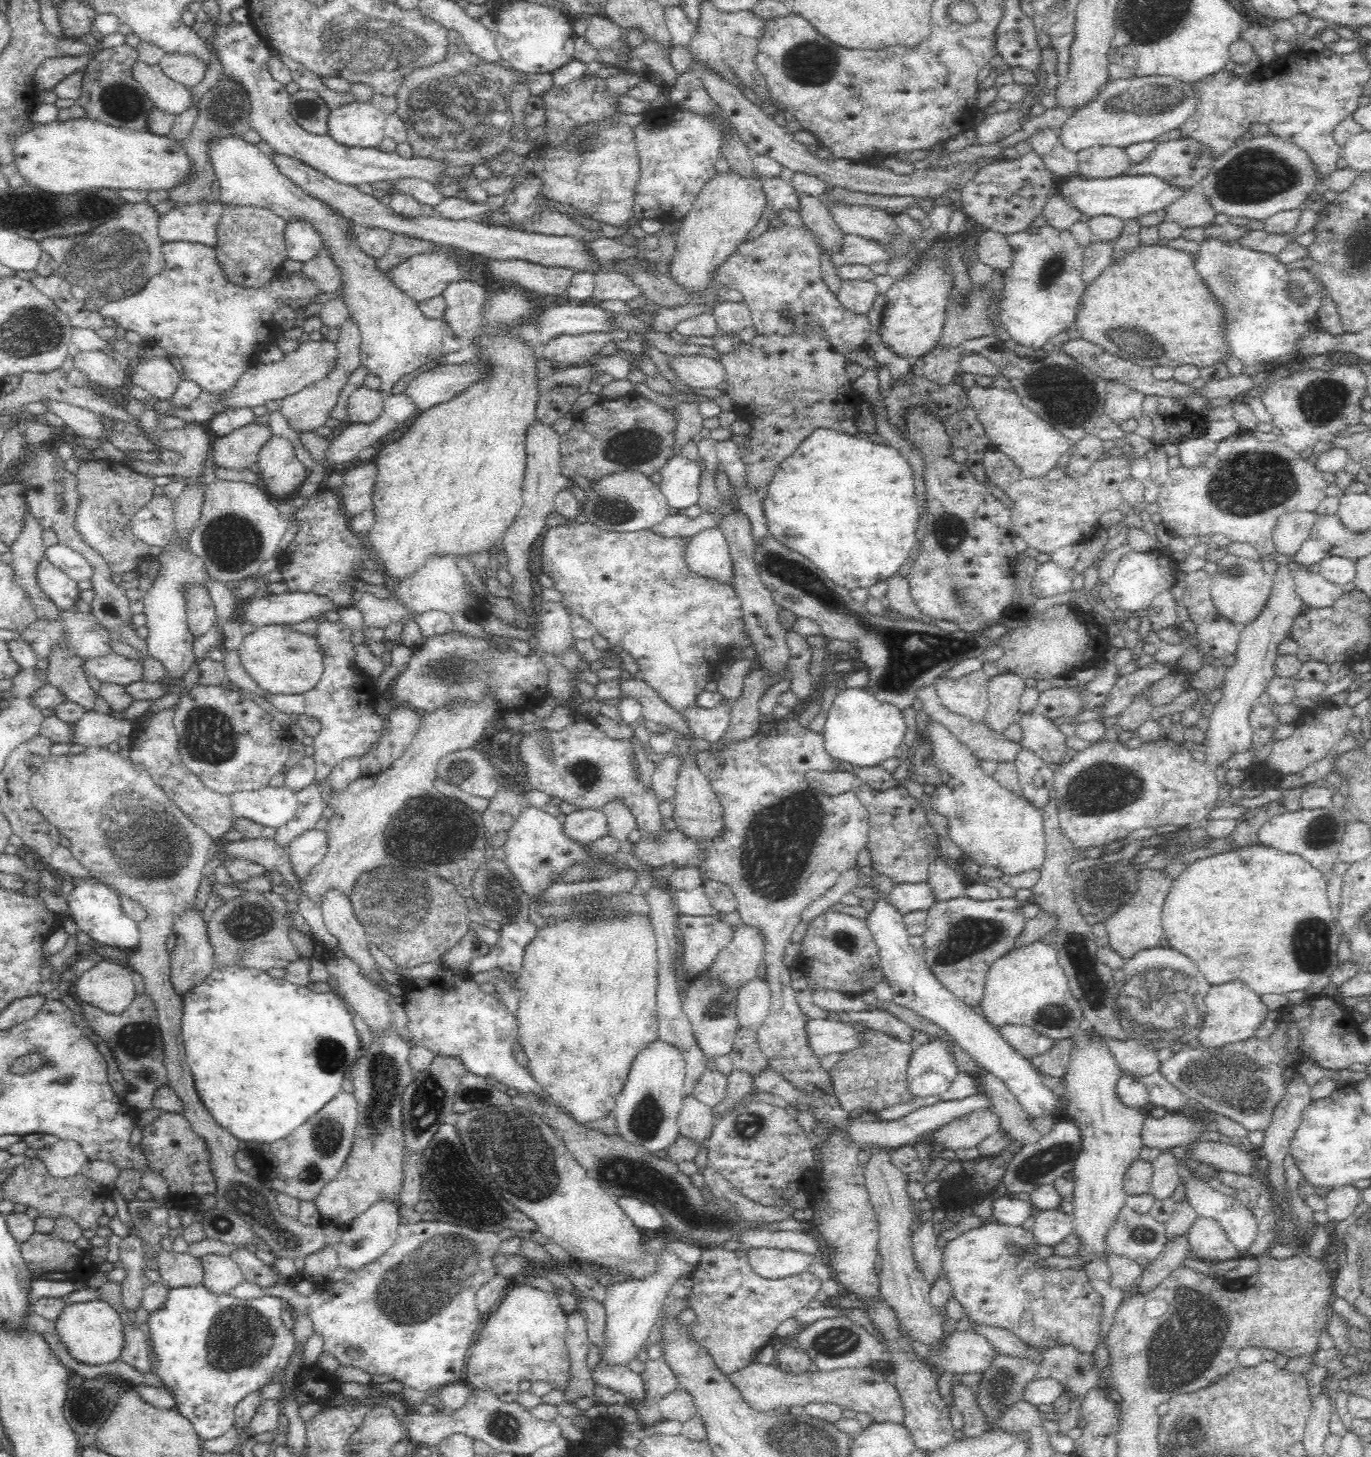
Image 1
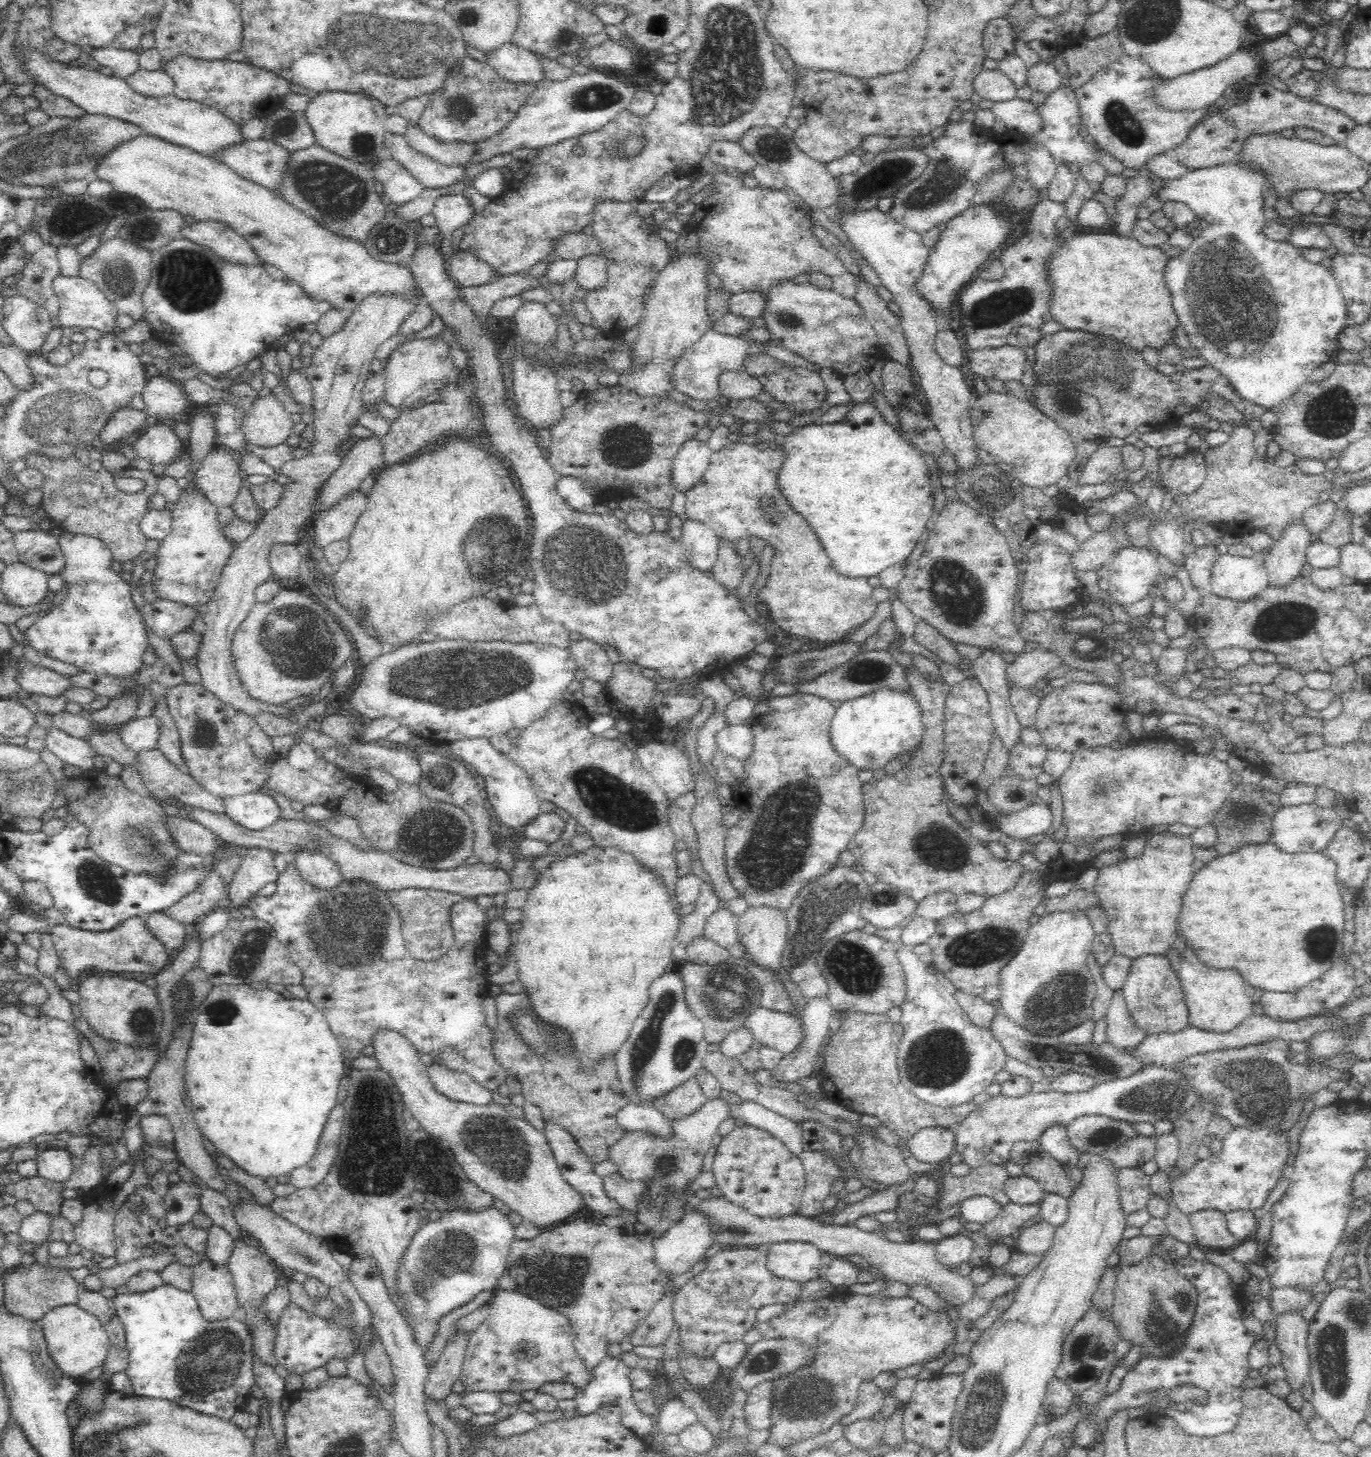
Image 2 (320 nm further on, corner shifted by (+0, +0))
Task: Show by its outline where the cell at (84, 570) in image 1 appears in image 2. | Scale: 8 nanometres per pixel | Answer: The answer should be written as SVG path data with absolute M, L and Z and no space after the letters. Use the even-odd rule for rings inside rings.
M57 530L15 532L15 544L19 553L19 562L31 568L42 570L48 575L61 574L65 568Z

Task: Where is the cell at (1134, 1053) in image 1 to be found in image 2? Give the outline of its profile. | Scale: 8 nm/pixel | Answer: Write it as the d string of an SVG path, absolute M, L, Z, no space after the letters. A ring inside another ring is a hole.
M1121 990L1115 991L1106 1012L1106 1036L1108 1041L1119 1050L1132 1053L1139 1049L1147 1038L1129 1018Z

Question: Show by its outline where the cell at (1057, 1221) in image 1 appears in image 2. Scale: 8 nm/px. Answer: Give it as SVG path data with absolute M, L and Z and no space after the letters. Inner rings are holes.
M1038 1220L1032 1226L1022 1228L1015 1237L1017 1246L1013 1251L1024 1254L1045 1254L1052 1244L1056 1229L1055 1224L1044 1220Z

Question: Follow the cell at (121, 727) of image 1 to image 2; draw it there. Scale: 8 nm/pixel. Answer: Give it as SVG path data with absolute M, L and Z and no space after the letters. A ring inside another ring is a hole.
M152 717L127 720L124 724L116 726L118 736L132 751L150 750L157 746L158 727L157 720Z

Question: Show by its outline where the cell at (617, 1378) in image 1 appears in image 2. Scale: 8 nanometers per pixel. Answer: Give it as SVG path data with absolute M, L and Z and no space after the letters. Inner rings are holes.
M580 1218L561 1223L541 1230L532 1240L512 1243L506 1270L499 1278L497 1288L527 1294L565 1314L572 1327L576 1351L587 1370L592 1372L606 1355L608 1344L627 1341L627 1334L644 1323L664 1294L663 1286L667 1280L665 1276L659 1276L653 1265L652 1239L648 1232L628 1235L623 1227L586 1222Z

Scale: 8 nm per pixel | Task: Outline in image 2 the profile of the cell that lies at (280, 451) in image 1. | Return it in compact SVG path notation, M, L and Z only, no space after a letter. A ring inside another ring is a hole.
M269 395L255 400L244 420L243 432L254 448L276 448L292 438L292 418L282 405Z

